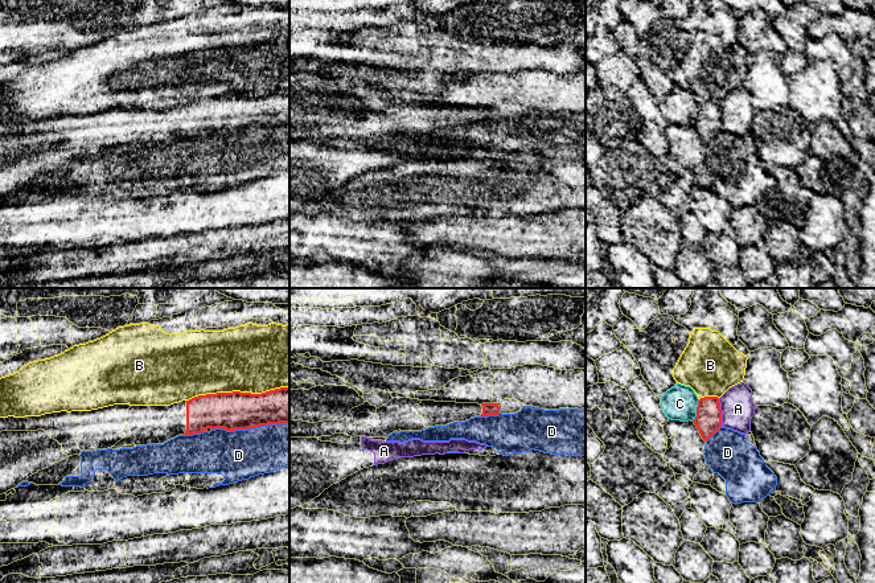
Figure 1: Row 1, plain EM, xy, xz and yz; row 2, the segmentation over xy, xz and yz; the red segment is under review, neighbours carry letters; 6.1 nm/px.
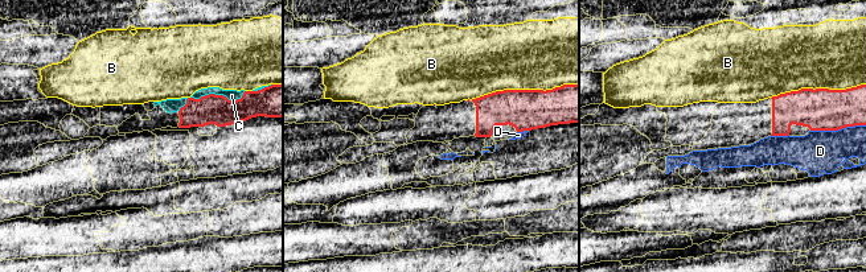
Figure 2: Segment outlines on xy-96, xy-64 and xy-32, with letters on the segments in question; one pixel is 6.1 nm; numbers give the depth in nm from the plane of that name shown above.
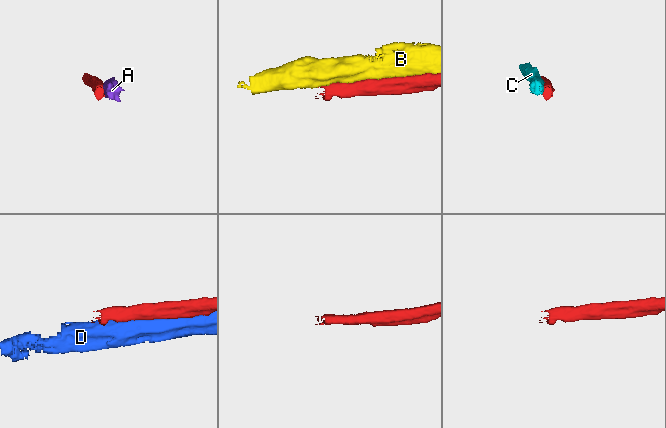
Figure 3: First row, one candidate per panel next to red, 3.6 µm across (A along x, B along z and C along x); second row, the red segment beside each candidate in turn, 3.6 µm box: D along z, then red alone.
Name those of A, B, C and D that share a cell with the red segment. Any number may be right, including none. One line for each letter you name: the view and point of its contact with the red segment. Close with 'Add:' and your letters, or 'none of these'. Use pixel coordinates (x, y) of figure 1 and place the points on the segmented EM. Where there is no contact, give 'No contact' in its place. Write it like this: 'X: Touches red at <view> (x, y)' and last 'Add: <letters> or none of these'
Add: none of these

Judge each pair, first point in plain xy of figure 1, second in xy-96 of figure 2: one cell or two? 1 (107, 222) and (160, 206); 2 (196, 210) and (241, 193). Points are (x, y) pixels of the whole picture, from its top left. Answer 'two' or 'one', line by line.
1: one
2: one

